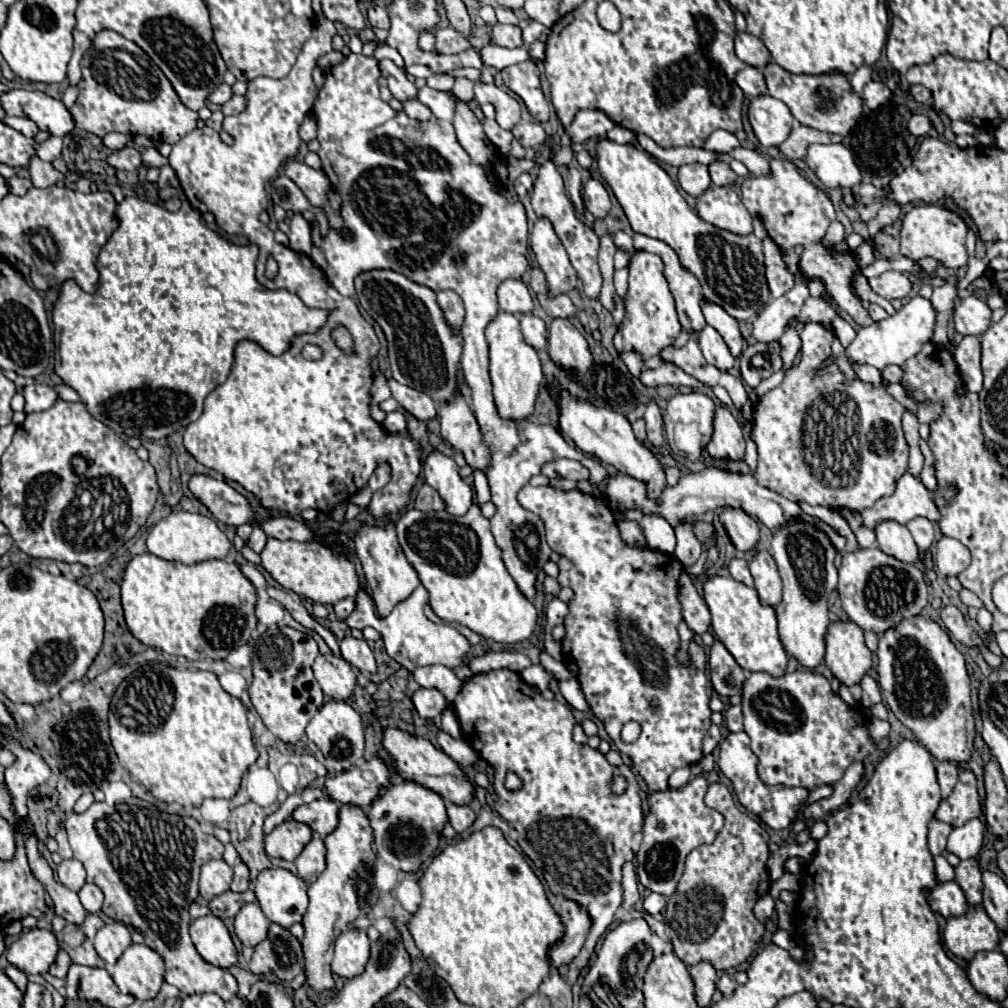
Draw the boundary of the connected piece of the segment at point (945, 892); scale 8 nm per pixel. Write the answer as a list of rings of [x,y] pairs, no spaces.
[[[939,882],[927,896],[927,902],[933,912],[941,914],[943,918],[961,916],[967,912],[967,900],[963,890],[955,882]]]

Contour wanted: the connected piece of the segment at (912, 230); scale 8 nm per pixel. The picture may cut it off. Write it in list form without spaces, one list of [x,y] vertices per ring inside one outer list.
[[[919,204],[913,206],[903,216],[903,228],[901,228],[901,254],[919,260],[925,256],[931,256],[939,260],[943,266],[959,270],[961,266],[967,266],[967,248],[965,248],[965,236],[967,236],[967,224],[957,212],[951,212],[949,208],[941,204]]]

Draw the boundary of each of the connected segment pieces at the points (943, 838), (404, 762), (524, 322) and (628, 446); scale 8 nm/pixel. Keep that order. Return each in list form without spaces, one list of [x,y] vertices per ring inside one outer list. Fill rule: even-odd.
[[[933,818],[929,822],[929,850],[933,856],[937,854],[943,854],[945,852],[945,846],[947,846],[947,836],[951,834],[951,826]]]
[[[385,728],[383,730],[383,748],[389,754],[389,760],[393,768],[411,782],[417,782],[433,792],[437,792],[443,800],[449,800],[453,804],[469,804],[473,798],[473,786],[467,780],[465,772],[443,752],[437,750],[429,740],[413,736],[401,728]]]
[[[519,314],[519,322],[521,322],[521,332],[527,344],[531,344],[535,350],[543,350],[547,346],[545,322],[533,314]]]
[[[567,392],[561,394],[559,406],[561,406],[559,428],[577,444],[577,448],[581,452],[597,456],[603,464],[615,466],[615,470],[621,474],[627,474],[635,480],[643,480],[647,486],[647,496],[651,500],[659,500],[661,492],[667,488],[665,470],[663,470],[661,462],[657,460],[657,456],[643,442],[639,442],[635,438],[633,428],[625,416],[621,416],[613,410],[607,410],[607,408],[593,406],[589,402],[579,402],[579,400],[571,398]]]

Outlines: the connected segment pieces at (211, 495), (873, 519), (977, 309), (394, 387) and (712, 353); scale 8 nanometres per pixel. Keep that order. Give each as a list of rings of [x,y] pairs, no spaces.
[[[195,474],[189,482],[189,490],[213,512],[217,520],[231,526],[249,524],[253,510],[241,494],[237,494],[225,480],[215,480],[205,474]]]
[[[909,470],[901,476],[901,480],[897,482],[897,490],[891,496],[877,500],[861,516],[865,526],[871,530],[881,520],[895,520],[899,524],[907,524],[919,516],[931,522],[941,518],[933,502],[933,494],[923,486],[921,478],[913,476]]]
[[[977,296],[961,298],[953,310],[953,324],[959,334],[983,334],[991,326],[991,310]]]
[[[393,378],[389,380],[389,388],[393,392],[393,398],[409,412],[413,414],[417,420],[429,422],[433,418],[437,418],[437,408],[435,402],[431,400],[431,396],[427,396],[425,392],[419,392],[415,388],[403,386],[399,382],[395,382]]]
[[[705,326],[699,334],[697,334],[701,352],[705,356],[705,360],[713,366],[717,366],[719,370],[729,370],[735,364],[735,358],[731,356],[727,344],[723,342],[723,338],[719,336],[719,332],[711,326]]]

